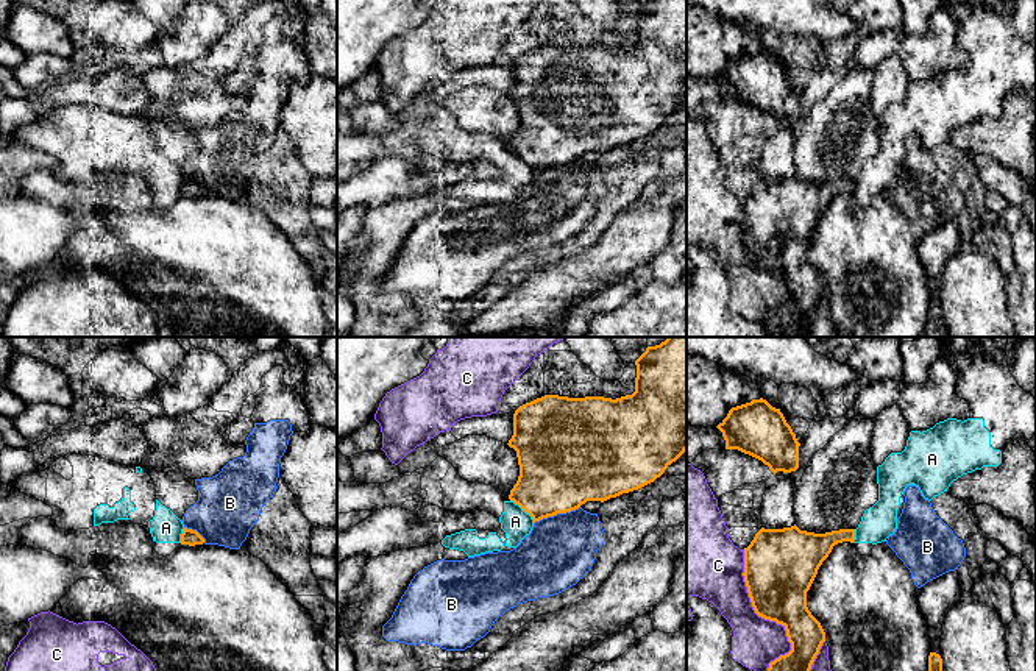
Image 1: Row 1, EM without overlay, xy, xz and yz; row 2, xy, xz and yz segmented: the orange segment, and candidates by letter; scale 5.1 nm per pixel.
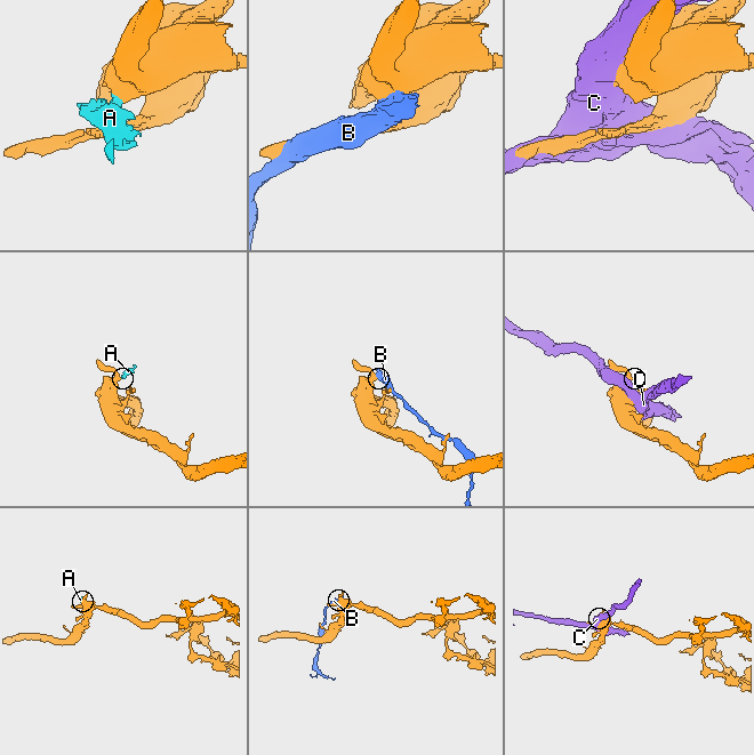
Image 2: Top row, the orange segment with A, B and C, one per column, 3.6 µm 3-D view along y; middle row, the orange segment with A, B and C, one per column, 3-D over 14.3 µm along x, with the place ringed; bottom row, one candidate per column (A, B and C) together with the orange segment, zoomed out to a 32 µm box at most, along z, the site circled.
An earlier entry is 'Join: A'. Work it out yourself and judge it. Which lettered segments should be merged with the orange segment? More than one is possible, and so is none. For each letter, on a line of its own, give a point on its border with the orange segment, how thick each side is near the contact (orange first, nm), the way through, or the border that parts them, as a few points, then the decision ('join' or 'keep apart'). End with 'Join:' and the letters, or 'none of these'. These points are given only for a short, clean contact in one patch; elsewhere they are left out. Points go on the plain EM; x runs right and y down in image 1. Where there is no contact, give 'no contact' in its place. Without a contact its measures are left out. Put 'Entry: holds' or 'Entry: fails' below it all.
A: meets orange in xz at (523, 159); 400 nm thick on the orange side, 150 nm on the other; border along xz (510, 150), (534, 172); keep apart
B: meets orange in xz at (556, 164); 440 nm thick on the orange side, 360 nm on the other; keep apart
C: meets orange in yz at (766, 269); 360 nm thick on the orange side, 260 nm on the other; keep apart
Join: none of these
Entry: fails

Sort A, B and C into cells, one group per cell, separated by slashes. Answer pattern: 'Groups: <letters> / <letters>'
Groups: A / B / C

